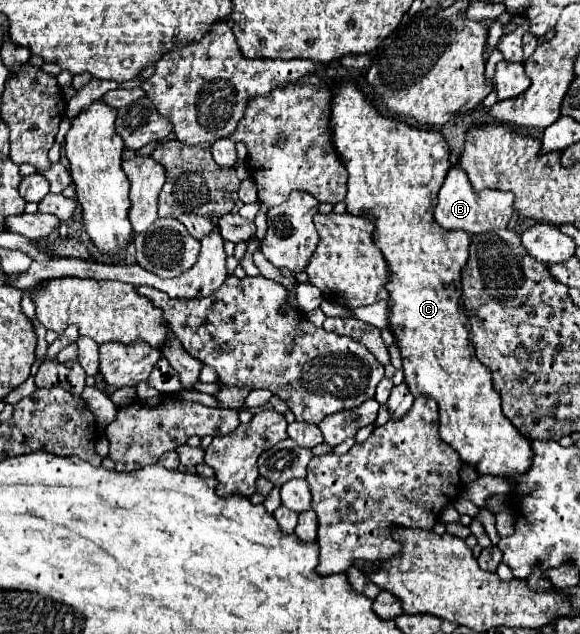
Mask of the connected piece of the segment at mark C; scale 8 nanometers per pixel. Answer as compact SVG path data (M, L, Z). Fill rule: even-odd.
M343 80L331 100L331 132L333 144L343 166L349 172L347 180L347 212L353 216L369 216L375 220L373 240L383 252L389 266L389 328L401 350L405 384L411 392L429 396L439 404L439 434L465 464L475 466L479 474L509 476L527 472L531 466L531 444L503 416L499 392L493 388L491 372L479 364L471 344L469 320L461 304L461 270L469 256L467 232L447 232L433 218L437 192L451 168L447 140L437 130L409 126L397 118L387 118L377 112L371 100L357 88L353 80Z

